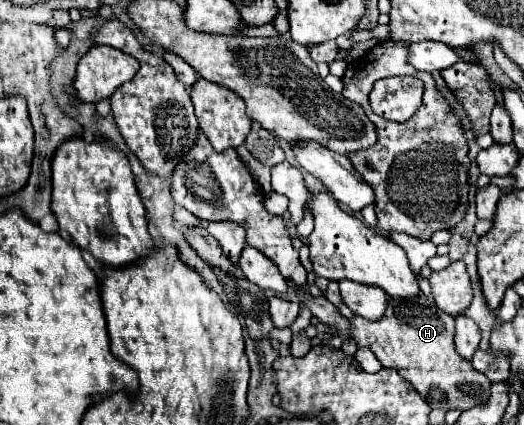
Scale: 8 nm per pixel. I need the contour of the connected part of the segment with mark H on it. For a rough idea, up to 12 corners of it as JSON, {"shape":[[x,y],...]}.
{"shape":[[427,295],[389,299],[351,339],[433,409],[471,409],[489,379]]}

